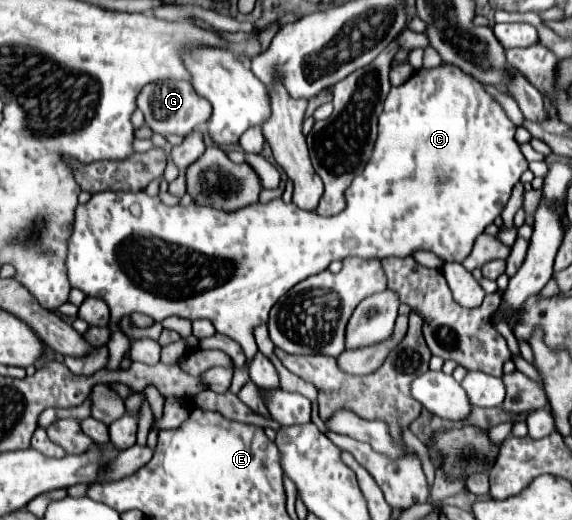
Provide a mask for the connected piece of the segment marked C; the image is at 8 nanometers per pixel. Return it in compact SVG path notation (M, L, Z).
M443 63L441 67L435 69L419 69L415 71L415 75L411 75L411 79L407 79L403 85L399 87L391 87L387 99L385 99L385 109L379 115L379 133L377 133L377 141L375 141L375 149L373 155L369 159L369 163L365 165L363 173L357 175L353 179L353 183L347 187L345 197L347 197L347 207L345 211L341 211L335 217L315 217L299 207L295 207L293 203L287 205L281 199L275 199L271 203L253 203L247 205L239 211L219 211L211 205L207 207L199 207L199 203L191 203L187 207L183 205L175 205L169 207L165 205L159 195L157 197L149 197L145 191L139 193L127 193L127 191L103 191L103 193L95 193L85 205L79 205L75 211L75 223L73 223L73 233L67 241L67 259L65 259L65 267L67 267L67 277L71 281L71 287L81 289L85 295L89 297L99 297L105 299L109 309L111 309L111 339L107 344L109 349L109 359L106 369L115 370L119 365L131 346L129 338L116 328L123 315L141 311L145 315L151 315L155 321L163 321L165 317L177 315L177 317L185 317L185 319L211 319L217 333L227 335L231 339L235 339L245 355L247 355L247 363L249 359L257 353L257 343L253 339L253 327L267 323L269 311L271 307L277 303L277 299L281 295L285 295L293 285L297 285L299 281L321 273L329 267L331 261L343 261L347 257L361 257L361 259L385 259L385 257L407 257L413 255L415 251L433 251L435 255L439 255L443 261L463 261L471 249L475 239L485 231L487 225L491 225L495 221L495 217L501 215L501 211L505 209L513 187L517 185L519 177L523 175L523 171L527 171L527 159L523 157L519 143L515 143L515 125L511 123L511 119L505 115L505 111L501 109L501 105L483 89L483 85L477 79L471 79L471 75L463 73L459 67Z

